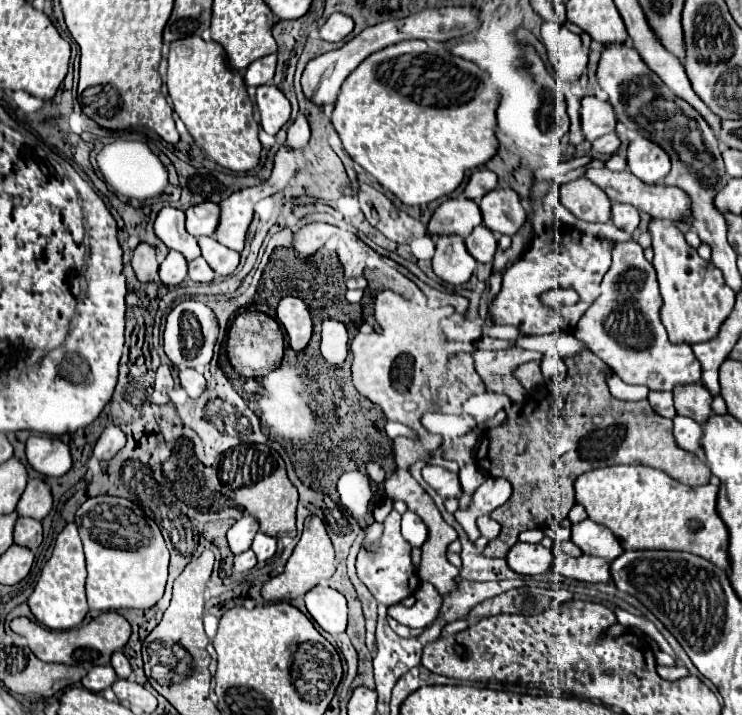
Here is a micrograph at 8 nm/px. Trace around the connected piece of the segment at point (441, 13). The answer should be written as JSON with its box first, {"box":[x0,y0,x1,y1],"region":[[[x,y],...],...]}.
{"box":[301,7,481,105],"region":[[[439,7],[439,9],[423,9],[415,15],[409,15],[405,19],[393,19],[393,21],[385,21],[385,23],[377,23],[373,27],[363,29],[355,39],[351,39],[349,43],[345,43],[343,47],[323,53],[319,57],[315,57],[313,61],[307,63],[303,77],[301,77],[301,85],[303,85],[303,93],[307,95],[307,99],[315,101],[317,105],[327,105],[333,103],[343,81],[347,79],[347,75],[371,53],[381,51],[389,45],[407,41],[407,39],[421,39],[421,41],[449,41],[455,37],[463,37],[475,29],[479,29],[481,25],[481,13],[475,7]]]}

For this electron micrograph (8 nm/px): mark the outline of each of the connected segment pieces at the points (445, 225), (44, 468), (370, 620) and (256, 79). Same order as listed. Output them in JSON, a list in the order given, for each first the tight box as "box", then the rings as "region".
[{"box":[429,199,481,237],"region":[[[449,199],[437,207],[429,221],[429,235],[461,235],[467,237],[477,225],[481,225],[481,211],[475,201]]]},{"box":[25,435,71,477],"region":[[[31,435],[25,441],[25,457],[41,477],[61,477],[71,469],[69,447],[57,437]]]},{"box":[347,531,377,649],"region":[[[361,531],[361,535],[357,537],[357,541],[353,543],[351,551],[349,551],[349,557],[347,557],[347,569],[349,569],[349,579],[359,595],[359,601],[363,605],[363,613],[365,613],[365,621],[367,621],[367,649],[375,649],[375,623],[377,623],[377,601],[375,597],[369,593],[369,589],[359,581],[357,573],[355,573],[355,557],[359,553],[359,547],[363,543],[363,535],[365,531]]]},{"box":[245,55,277,87],"region":[[[265,55],[261,59],[257,59],[255,63],[251,63],[245,71],[245,83],[259,87],[259,85],[267,85],[273,81],[275,75],[275,63],[277,63],[277,55]]]}]

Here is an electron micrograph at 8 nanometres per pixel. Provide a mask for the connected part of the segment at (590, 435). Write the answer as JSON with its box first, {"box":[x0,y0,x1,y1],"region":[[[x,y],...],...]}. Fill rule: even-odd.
{"box":[477,351,711,557],"region":[[[585,351],[585,355],[579,355],[575,359],[565,359],[565,363],[569,367],[565,385],[555,385],[551,391],[535,395],[537,397],[535,405],[529,405],[529,419],[520,415],[514,419],[507,419],[501,427],[487,431],[485,453],[479,455],[477,461],[487,471],[487,475],[505,477],[509,483],[513,483],[513,495],[505,505],[497,507],[491,513],[491,517],[501,525],[501,533],[483,549],[485,557],[505,557],[505,551],[517,543],[521,531],[539,529],[553,515],[565,519],[571,507],[575,505],[573,483],[577,475],[587,473],[591,469],[609,467],[609,465],[647,465],[661,469],[669,477],[691,487],[707,485],[711,479],[711,471],[703,461],[703,457],[685,451],[677,445],[673,437],[673,421],[657,415],[647,399],[619,401],[613,399],[613,395],[609,395],[609,387],[605,385],[609,369],[599,357]]]}

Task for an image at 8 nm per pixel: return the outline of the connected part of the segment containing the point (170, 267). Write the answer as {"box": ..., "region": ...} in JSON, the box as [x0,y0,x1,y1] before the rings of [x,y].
{"box":[159,251,187,285],"region":[[[169,251],[169,255],[159,267],[159,277],[161,277],[161,283],[165,285],[179,285],[187,277],[185,257],[177,251]]]}

